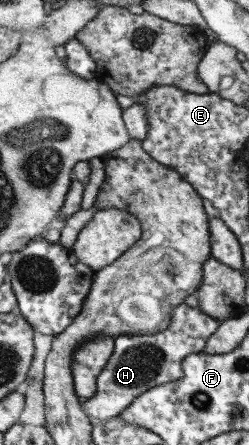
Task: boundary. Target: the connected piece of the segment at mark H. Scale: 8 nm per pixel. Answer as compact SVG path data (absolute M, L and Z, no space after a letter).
M183 303L175 306L163 331L115 336L112 354L96 377L95 393L85 401L80 400L87 410L87 415L99 421L115 419L140 393L156 385L179 379L182 376L182 359L190 353L201 352L206 339L223 322Z

